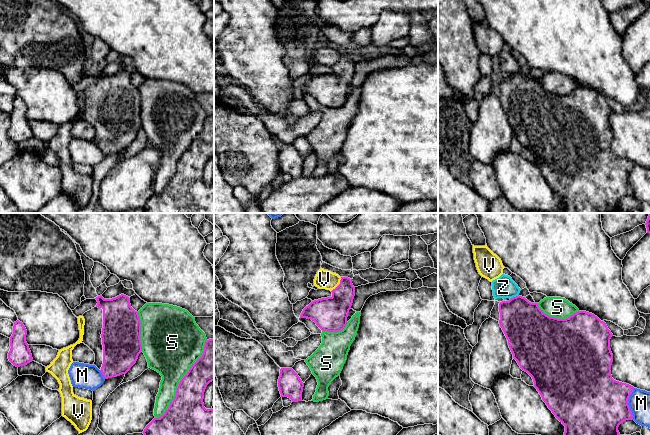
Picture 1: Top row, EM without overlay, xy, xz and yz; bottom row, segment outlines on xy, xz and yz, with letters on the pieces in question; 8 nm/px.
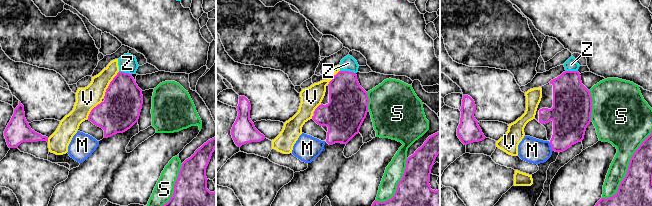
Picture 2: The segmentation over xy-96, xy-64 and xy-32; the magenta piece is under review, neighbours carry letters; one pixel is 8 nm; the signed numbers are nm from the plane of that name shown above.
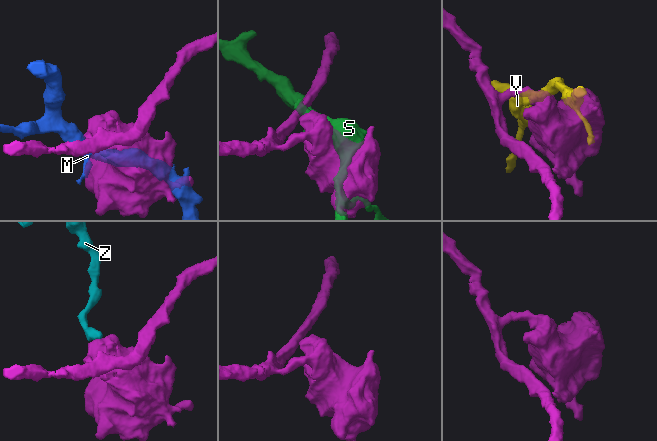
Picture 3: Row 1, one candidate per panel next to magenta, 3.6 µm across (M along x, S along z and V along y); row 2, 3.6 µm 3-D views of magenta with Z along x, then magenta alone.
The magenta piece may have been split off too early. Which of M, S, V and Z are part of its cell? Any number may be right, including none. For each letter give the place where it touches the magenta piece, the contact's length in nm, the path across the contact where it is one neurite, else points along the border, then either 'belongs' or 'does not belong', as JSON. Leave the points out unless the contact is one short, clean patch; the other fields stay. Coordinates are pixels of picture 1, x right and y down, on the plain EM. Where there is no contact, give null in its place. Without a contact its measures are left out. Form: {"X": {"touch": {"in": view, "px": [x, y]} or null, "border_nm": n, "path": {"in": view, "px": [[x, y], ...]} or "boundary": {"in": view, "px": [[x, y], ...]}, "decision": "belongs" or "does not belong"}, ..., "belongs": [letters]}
{"M": {"touch": {"in": "yz", "px": [627, 180]}, "border_nm": 260, "decision": "does not belong"}, "S": {"touch": {"in": "xy", "px": [180, 157]}, "border_nm": 750, "decision": "does not belong"}, "V": {"touch": {"in": "xz", "px": [339, 60]}, "border_nm": 150, "decision": "does not belong"}, "Z": {"touch": {"in": "yz", "px": [514, 73]}, "border_nm": 80, "boundary": {"in": "yz", "px": [[518, 70], [510, 75]]}, "decision": "does not belong"}, "belongs": []}

